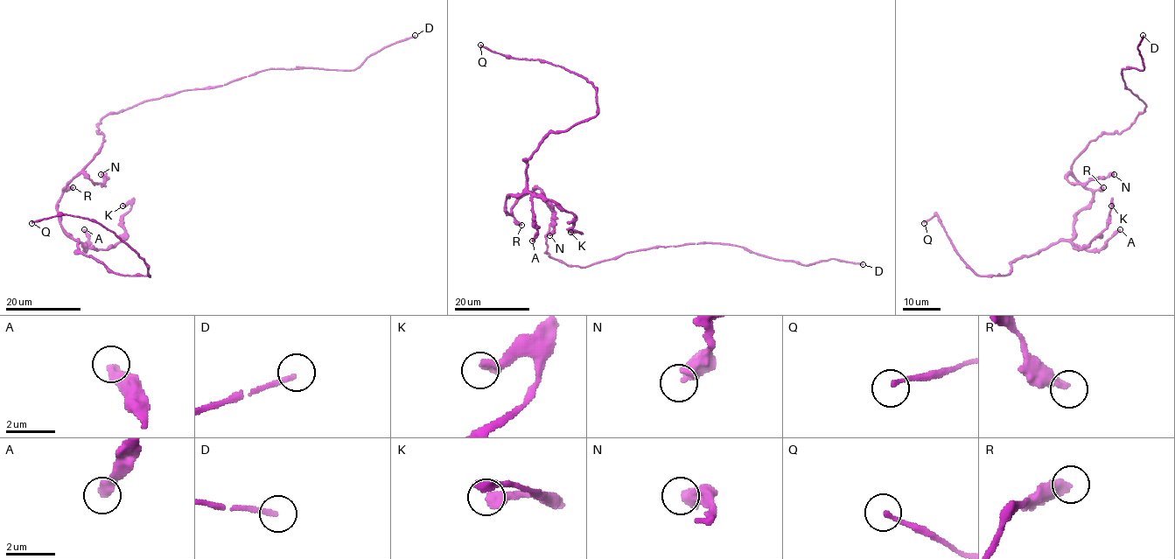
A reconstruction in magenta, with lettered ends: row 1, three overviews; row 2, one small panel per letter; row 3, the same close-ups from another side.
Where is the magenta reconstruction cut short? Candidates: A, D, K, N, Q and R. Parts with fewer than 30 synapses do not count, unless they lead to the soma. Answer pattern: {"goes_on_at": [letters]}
{"goes_on_at": ["D"]}

